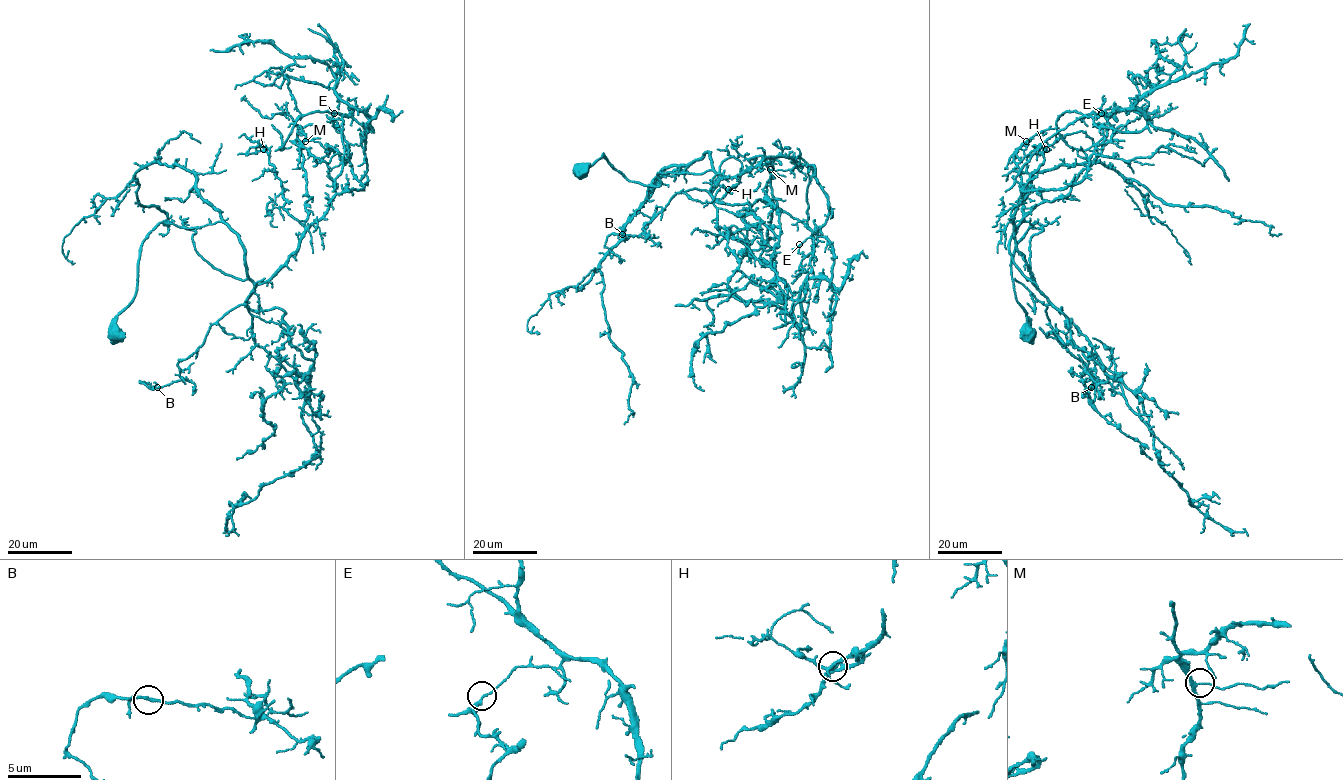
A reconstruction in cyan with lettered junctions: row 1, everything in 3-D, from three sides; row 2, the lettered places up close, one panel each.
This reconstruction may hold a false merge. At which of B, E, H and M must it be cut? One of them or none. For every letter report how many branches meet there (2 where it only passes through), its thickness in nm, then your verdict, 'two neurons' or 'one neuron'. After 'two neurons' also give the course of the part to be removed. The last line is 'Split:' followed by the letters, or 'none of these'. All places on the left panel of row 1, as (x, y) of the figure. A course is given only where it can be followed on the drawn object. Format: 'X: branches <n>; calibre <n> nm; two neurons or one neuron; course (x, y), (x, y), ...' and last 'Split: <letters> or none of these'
B: branches 3; calibre 140 nm; one neuron
E: branches 3; calibre 140 nm; two neurons; course (334, 113), (368, 132), (370, 118), (336, 95), (325, 63), (266, 41), (241, 44), (249, 33)
H: branches 3; calibre 150 nm; one neuron
M: branches 3; calibre 170 nm; one neuron
Split: E

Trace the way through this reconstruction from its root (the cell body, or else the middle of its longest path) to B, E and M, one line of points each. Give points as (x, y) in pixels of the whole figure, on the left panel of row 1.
B: (113, 337), (143, 240), (160, 222), (193, 229), (198, 254), (253, 282), (178, 362), (181, 379), (157, 388)
E: (113, 337), (143, 240), (160, 222), (193, 229), (215, 269), (262, 284), (337, 194), (363, 189), (334, 113)
M: (113, 337), (160, 222), (193, 229), (195, 251), (242, 280), (284, 264), (335, 193), (305, 141)

